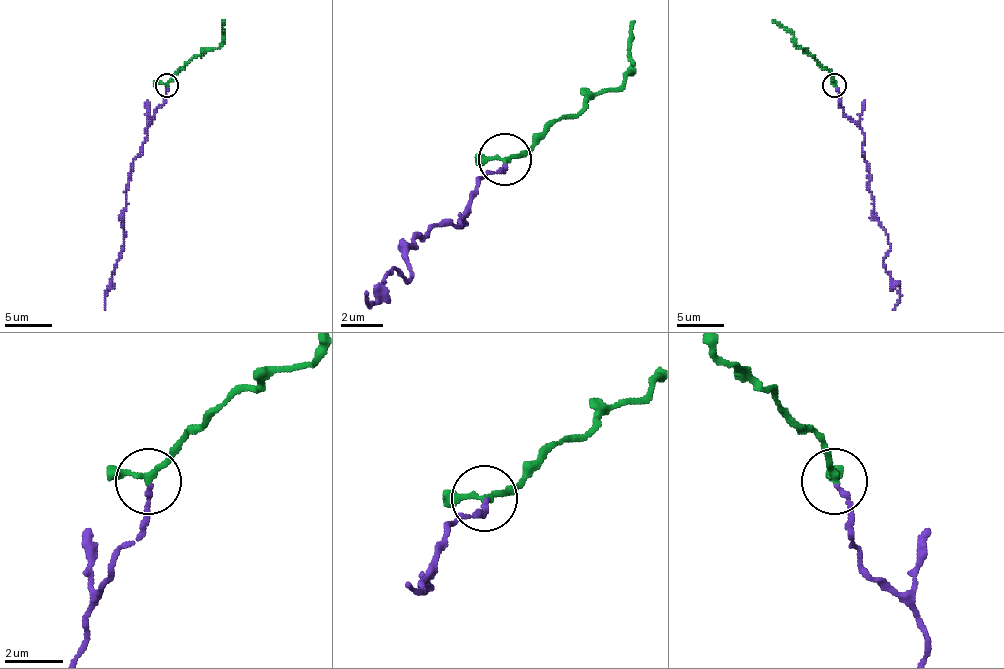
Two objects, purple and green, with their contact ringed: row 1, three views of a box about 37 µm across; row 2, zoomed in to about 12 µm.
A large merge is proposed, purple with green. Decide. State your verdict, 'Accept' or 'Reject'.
Accept

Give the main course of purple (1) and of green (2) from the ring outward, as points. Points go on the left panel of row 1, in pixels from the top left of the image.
1: (166, 86), (166, 100), (156, 112), (133, 161), (126, 192), (123, 246), (105, 295), (105, 309)
2: (166, 86), (189, 60), (222, 43), (224, 20)

